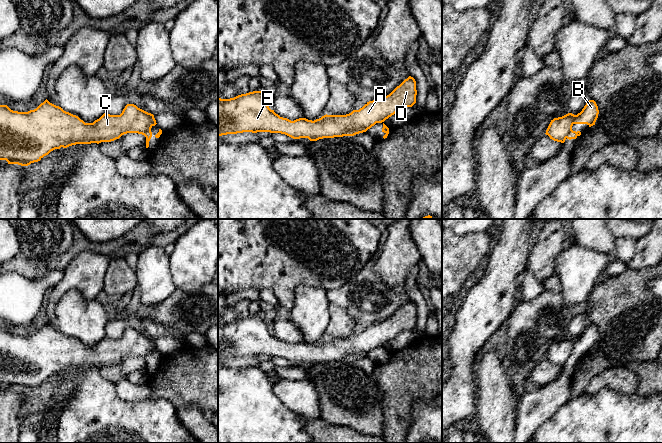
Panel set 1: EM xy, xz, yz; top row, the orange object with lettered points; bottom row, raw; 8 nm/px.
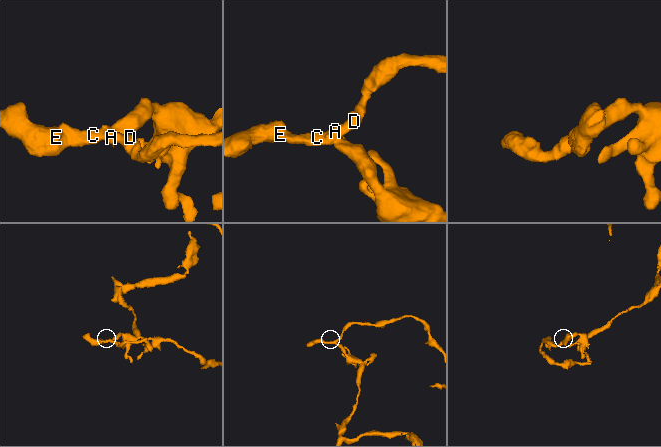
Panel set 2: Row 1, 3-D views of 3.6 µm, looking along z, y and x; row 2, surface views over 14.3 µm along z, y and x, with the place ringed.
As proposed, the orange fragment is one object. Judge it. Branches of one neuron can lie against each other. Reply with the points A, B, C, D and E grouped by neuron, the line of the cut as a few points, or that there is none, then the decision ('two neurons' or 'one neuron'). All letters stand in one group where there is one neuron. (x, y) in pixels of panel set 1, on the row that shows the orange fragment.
A C D E / B | yz (576, 115), (573, 123) | two neurons

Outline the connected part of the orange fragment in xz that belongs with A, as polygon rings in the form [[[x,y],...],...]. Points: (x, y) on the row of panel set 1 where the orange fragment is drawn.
[[[409,76],[389,95],[381,99],[369,101],[359,110],[353,110],[346,115],[326,114],[314,121],[306,118],[291,121],[280,117],[274,110],[269,108],[265,91],[253,91],[230,99],[218,98],[218,136],[243,132],[270,132],[285,134],[293,139],[308,138],[310,141],[317,141],[323,138],[354,136],[366,132],[370,126],[376,123],[384,122],[399,109],[412,107],[416,103],[416,95],[416,81],[413,77]]]

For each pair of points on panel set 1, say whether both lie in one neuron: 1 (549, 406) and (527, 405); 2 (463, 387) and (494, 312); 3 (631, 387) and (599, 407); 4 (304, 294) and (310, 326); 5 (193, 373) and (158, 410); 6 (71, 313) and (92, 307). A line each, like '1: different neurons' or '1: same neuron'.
1: same neuron
2: same neuron
3: different neurons
4: same neuron
5: different neurons
6: same neuron

